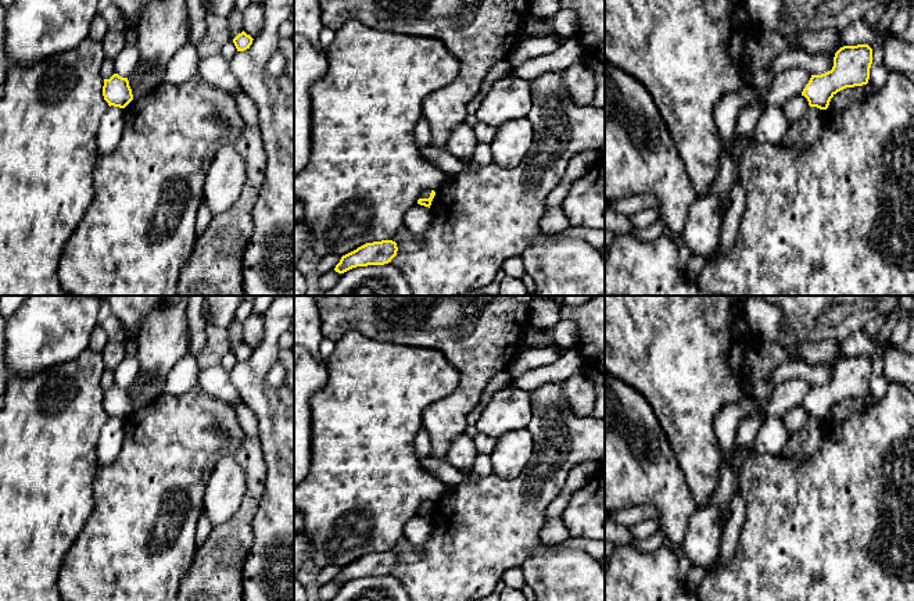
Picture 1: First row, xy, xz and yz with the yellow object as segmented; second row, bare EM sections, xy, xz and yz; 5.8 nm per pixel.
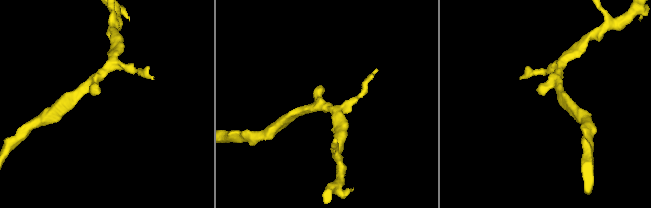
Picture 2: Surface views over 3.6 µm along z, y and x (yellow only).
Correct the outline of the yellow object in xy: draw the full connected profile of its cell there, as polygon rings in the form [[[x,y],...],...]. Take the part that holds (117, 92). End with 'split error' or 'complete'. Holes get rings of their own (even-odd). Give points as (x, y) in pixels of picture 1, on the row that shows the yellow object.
[[[114,74],[110,79],[104,79],[103,96],[108,105],[125,108],[132,100],[132,89],[128,78]]]; complete

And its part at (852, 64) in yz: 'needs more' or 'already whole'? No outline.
already whole

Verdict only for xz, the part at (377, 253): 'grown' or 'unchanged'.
unchanged

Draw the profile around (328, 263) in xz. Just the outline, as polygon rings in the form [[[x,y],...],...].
[[[330,253],[325,257],[320,258],[315,272],[318,276],[322,276],[323,273],[333,271],[336,268],[336,265],[340,262],[341,257]]]

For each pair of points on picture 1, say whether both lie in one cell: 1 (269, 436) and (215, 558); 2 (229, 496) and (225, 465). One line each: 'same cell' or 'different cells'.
1: different cells
2: same cell

